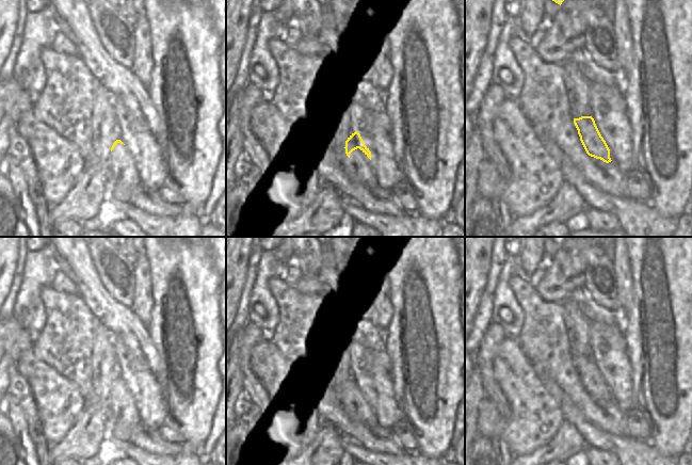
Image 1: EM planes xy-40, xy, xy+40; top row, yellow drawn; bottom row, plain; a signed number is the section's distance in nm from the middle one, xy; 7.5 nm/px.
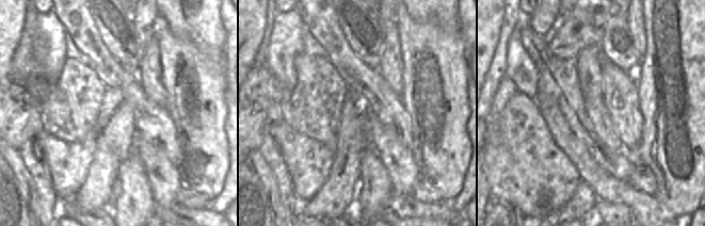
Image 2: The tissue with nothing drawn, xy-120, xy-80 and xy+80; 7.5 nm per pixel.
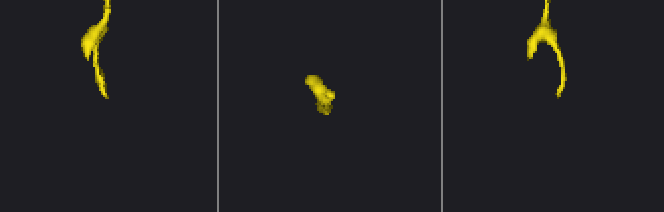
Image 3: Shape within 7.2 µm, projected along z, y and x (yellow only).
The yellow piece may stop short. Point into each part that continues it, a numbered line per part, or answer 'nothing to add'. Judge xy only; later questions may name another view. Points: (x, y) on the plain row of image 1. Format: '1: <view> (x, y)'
1: xy (363, 403)

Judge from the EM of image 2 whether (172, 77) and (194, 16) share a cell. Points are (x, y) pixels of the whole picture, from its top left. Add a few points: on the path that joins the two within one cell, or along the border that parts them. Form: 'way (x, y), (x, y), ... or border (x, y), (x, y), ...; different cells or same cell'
border (165, 25), (175, 36), (193, 43), (206, 54); different cells

